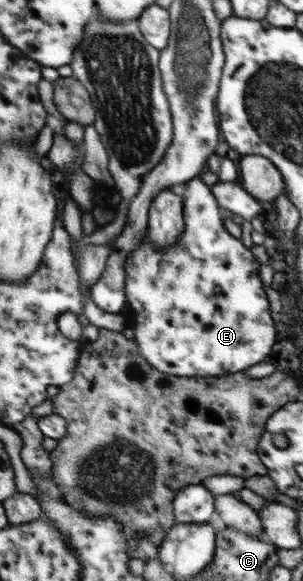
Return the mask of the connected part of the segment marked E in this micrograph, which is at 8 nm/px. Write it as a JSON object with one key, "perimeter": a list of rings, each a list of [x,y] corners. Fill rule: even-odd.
{"perimeter":[[[201,176],[191,178],[181,190],[185,224],[181,237],[167,248],[157,248],[145,230],[139,247],[124,263],[127,304],[135,317],[134,341],[140,356],[164,374],[200,378],[245,371],[265,361],[278,338],[269,300],[258,275],[261,264],[241,239],[227,231],[216,197]]]}

